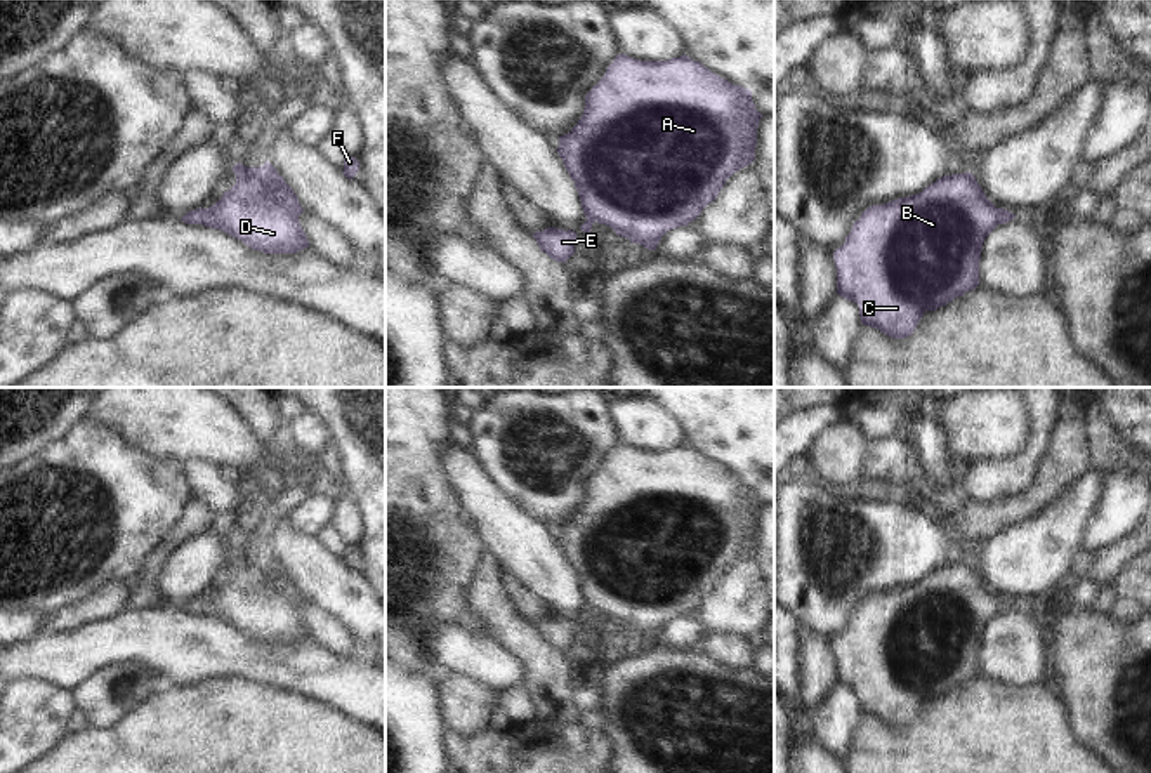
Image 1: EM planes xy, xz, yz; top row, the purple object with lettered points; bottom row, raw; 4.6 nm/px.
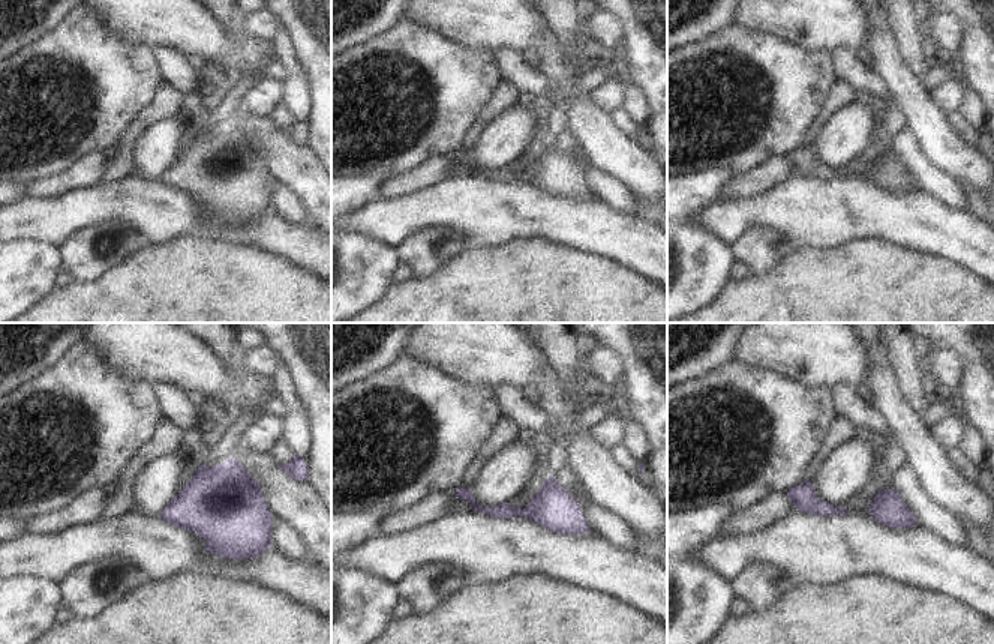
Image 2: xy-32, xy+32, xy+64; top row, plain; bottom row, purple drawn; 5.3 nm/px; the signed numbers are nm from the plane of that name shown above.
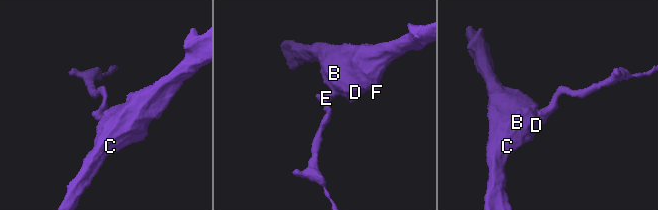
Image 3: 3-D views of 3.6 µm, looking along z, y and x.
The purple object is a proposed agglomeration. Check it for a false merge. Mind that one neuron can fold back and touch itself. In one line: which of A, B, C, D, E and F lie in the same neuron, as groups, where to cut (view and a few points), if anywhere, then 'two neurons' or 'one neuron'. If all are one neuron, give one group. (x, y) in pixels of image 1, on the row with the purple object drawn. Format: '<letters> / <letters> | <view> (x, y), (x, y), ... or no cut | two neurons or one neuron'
A B C D E F | no cut | one neuron

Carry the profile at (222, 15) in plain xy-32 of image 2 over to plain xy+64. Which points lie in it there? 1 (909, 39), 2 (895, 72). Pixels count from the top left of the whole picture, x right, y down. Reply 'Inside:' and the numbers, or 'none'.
Inside: 1

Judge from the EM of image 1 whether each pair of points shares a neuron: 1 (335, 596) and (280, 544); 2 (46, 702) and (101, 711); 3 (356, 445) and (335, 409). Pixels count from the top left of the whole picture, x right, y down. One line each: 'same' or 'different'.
1: same
2: different
3: same

